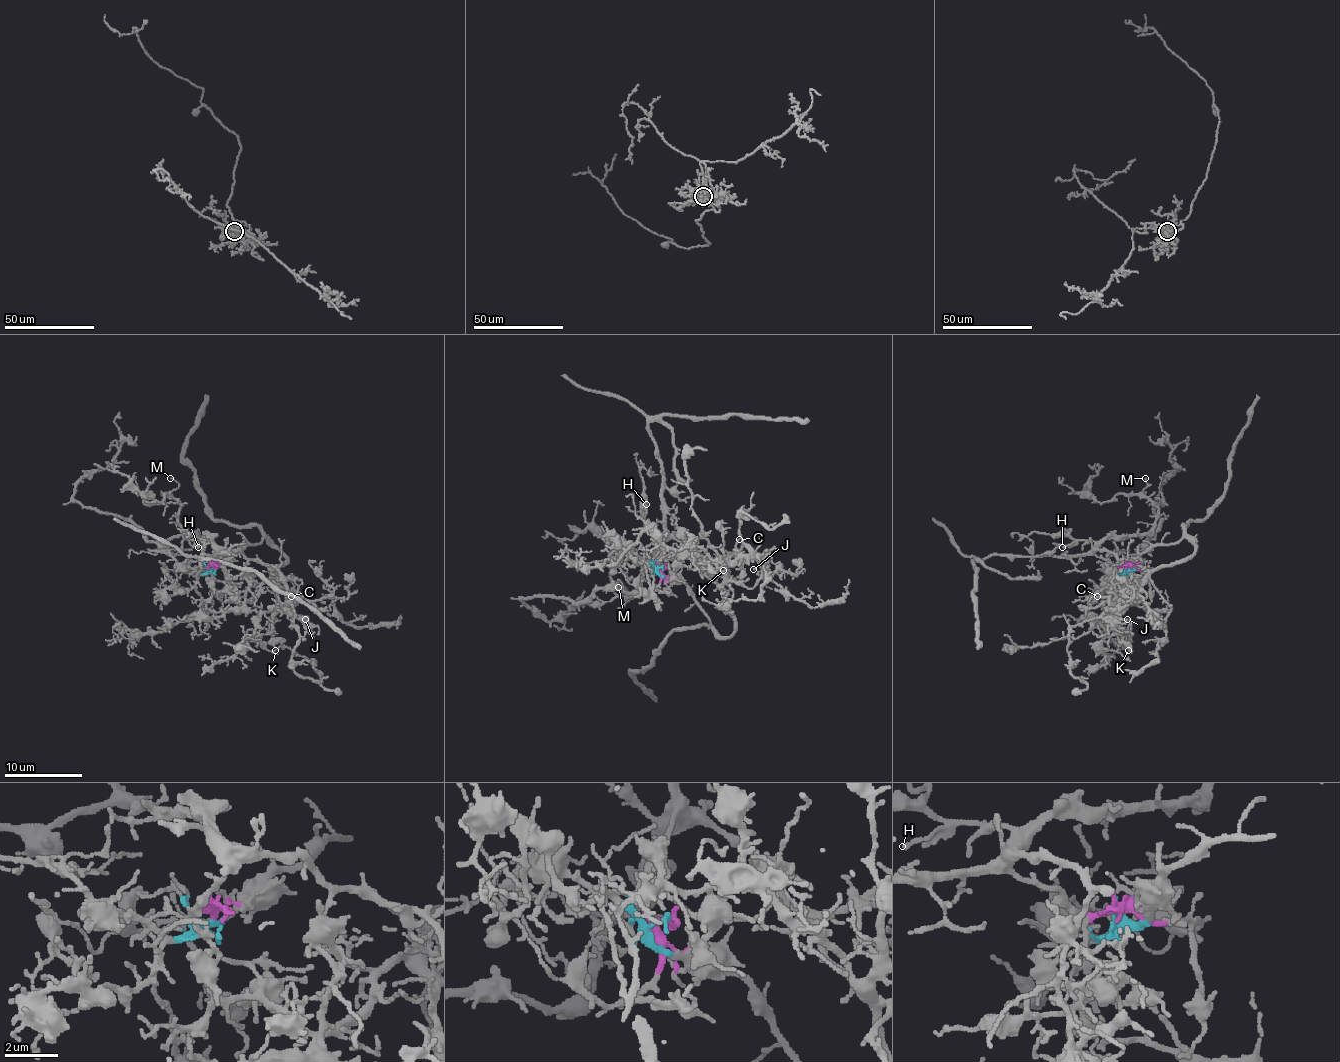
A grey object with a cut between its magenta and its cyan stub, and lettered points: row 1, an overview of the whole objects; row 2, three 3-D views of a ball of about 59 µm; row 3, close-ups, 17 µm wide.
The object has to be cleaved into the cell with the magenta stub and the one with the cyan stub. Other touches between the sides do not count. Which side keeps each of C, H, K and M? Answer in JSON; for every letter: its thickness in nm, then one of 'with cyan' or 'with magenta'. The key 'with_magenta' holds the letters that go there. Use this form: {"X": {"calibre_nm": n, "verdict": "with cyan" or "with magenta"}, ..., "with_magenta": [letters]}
{"C": {"calibre_nm": 120, "verdict": "with magenta"}, "H": {"calibre_nm": 160, "verdict": "with magenta"}, "K": {"calibre_nm": 140, "verdict": "with cyan"}, "M": {"calibre_nm": 80, "verdict": "with magenta"}, "with_magenta": ["C", "H", "M"]}

